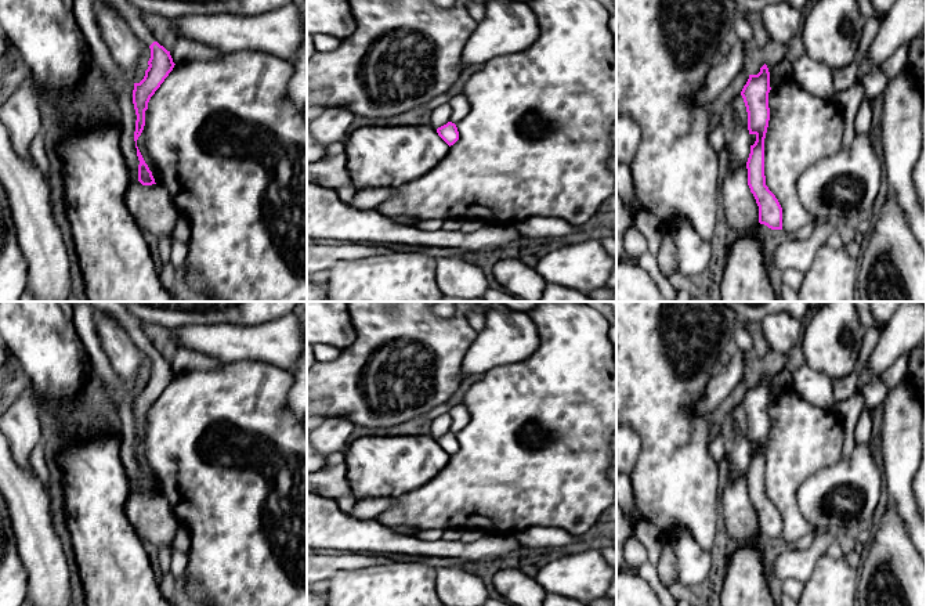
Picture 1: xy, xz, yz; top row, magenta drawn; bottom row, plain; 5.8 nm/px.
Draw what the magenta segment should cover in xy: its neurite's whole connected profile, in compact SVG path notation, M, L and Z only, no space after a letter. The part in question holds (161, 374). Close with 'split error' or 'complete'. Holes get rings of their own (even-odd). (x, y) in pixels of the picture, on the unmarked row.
M90 302L93 309L98 313L102 313L113 320L116 320L120 325L124 327L126 332L131 336L133 342L137 345L142 356L148 356L151 358L151 368L148 371L148 379L145 380L145 386L140 393L134 393L133 400L133 414L137 425L135 430L135 441L134 451L137 458L137 466L140 470L138 475L138 491L142 495L156 494L145 473L138 457L137 450L141 446L145 436L145 421L148 419L148 412L155 401L160 397L164 389L174 378L173 368L170 361L167 361L163 356L160 356L152 346L151 340L144 333L141 325L142 322L131 313L120 302Z | split error

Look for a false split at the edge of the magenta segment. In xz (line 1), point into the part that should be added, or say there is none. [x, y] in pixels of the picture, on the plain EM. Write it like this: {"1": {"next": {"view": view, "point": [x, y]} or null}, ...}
{"1": {"next": null}}

